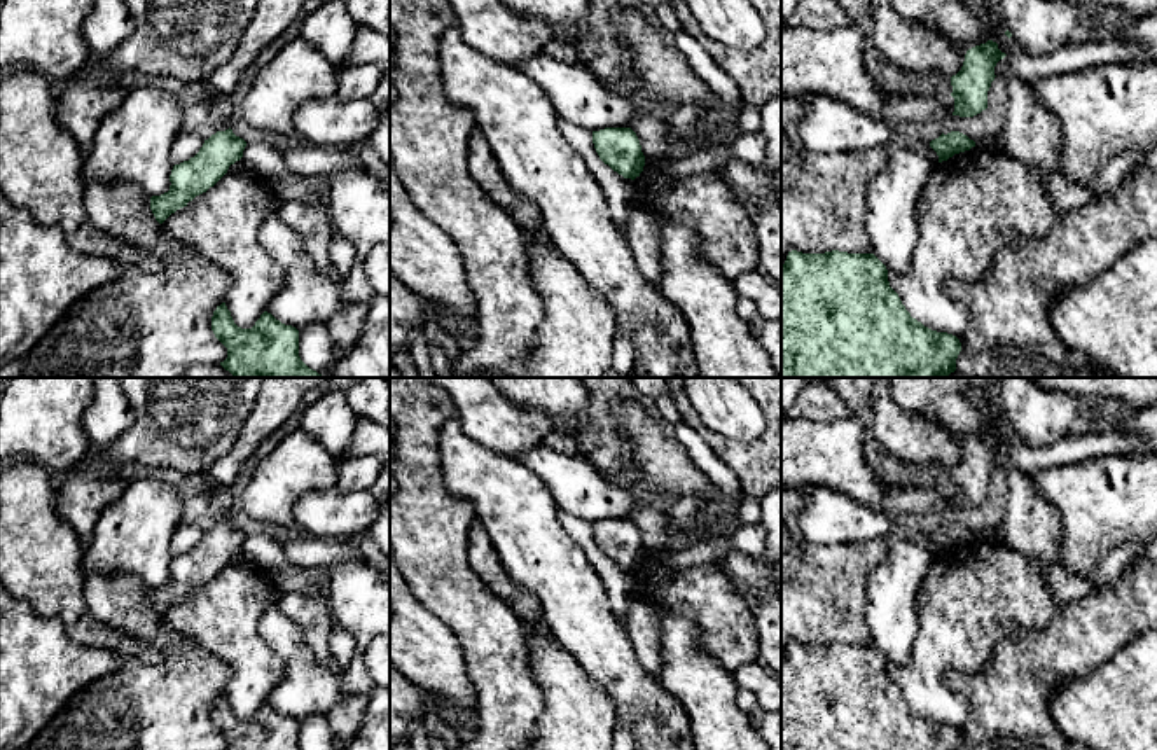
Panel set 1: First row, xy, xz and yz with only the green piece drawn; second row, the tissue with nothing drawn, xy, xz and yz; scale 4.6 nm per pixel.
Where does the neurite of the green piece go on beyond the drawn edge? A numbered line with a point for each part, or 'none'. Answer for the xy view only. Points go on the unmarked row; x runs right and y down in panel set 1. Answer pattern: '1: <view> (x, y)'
none

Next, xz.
none

